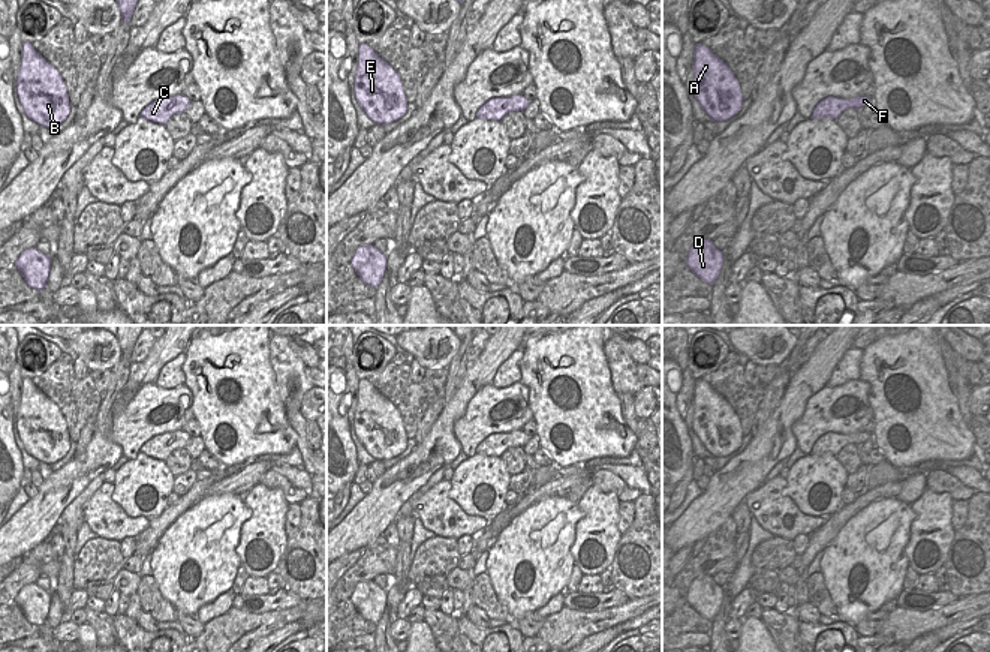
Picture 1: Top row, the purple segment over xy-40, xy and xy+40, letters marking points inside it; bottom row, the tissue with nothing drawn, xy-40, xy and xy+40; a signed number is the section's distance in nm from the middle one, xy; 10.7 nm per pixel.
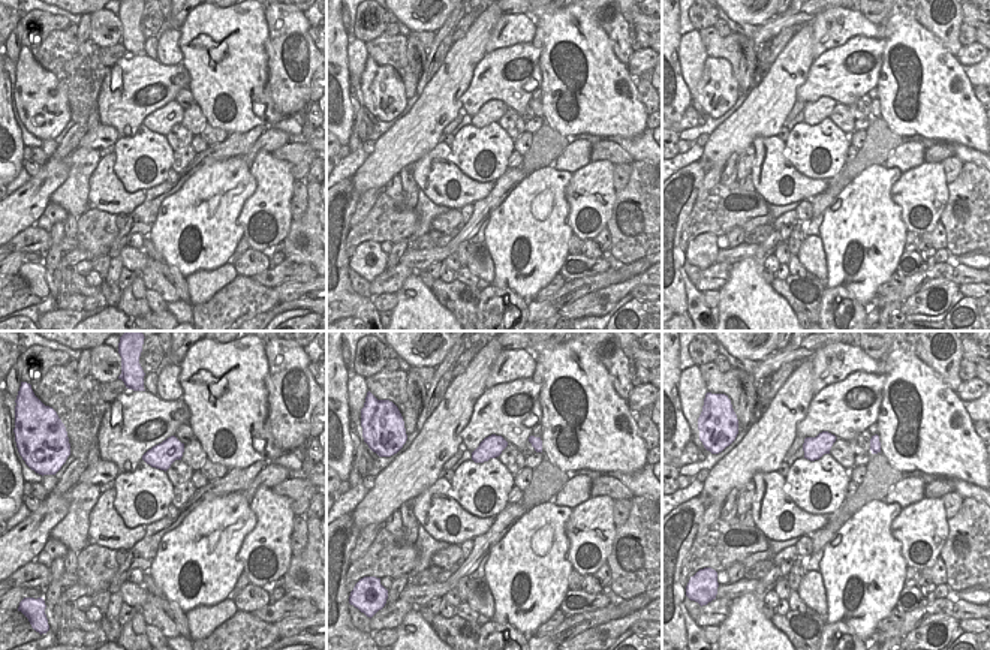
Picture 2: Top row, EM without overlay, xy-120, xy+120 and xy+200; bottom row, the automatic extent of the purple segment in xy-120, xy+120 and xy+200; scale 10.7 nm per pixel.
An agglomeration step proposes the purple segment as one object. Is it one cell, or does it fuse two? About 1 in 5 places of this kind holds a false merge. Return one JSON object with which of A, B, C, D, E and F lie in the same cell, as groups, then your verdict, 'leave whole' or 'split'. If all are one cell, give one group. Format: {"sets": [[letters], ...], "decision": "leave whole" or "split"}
{"sets": [["A", "B", "C", "D", "E", "F"]], "decision": "leave whole"}

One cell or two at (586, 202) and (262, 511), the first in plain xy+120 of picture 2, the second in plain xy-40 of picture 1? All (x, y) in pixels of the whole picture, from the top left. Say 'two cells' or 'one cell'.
one cell

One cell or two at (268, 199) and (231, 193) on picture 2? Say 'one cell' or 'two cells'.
two cells

